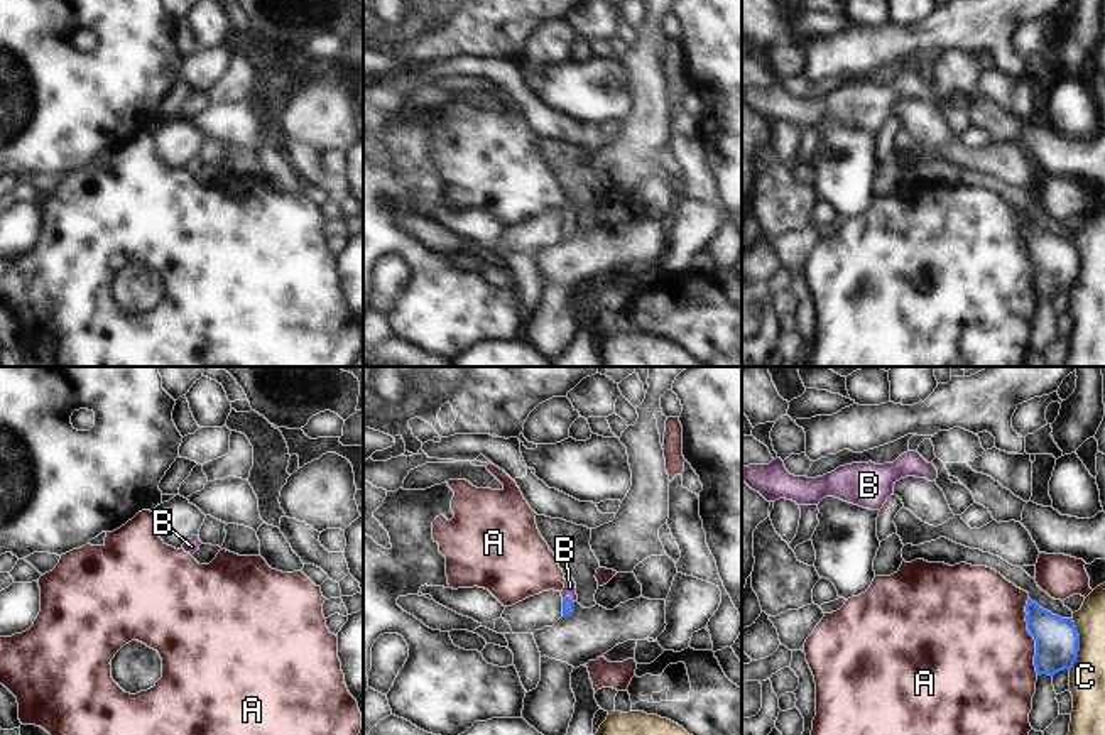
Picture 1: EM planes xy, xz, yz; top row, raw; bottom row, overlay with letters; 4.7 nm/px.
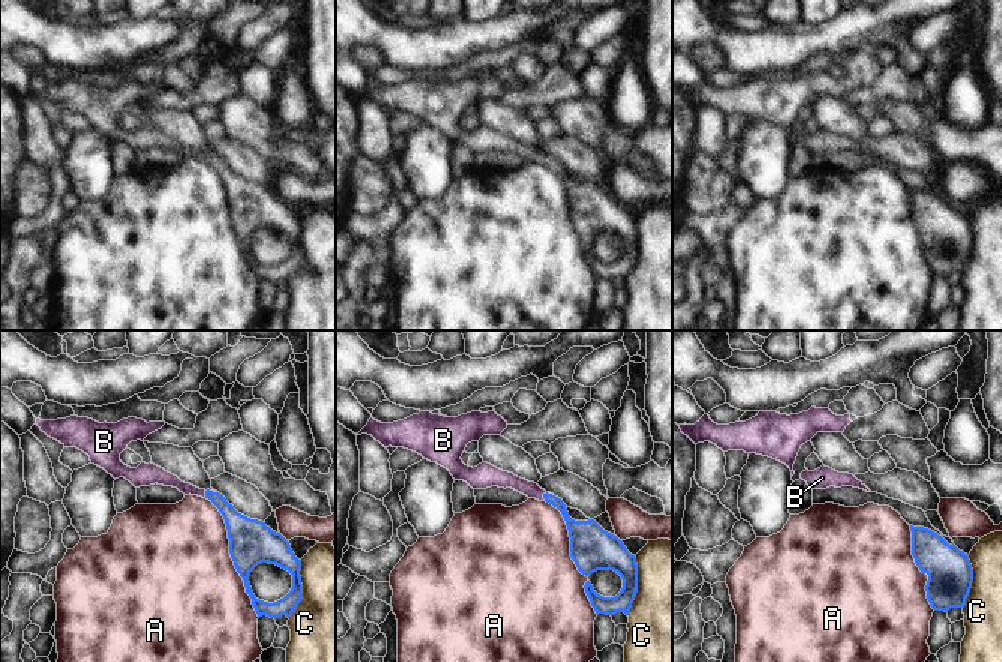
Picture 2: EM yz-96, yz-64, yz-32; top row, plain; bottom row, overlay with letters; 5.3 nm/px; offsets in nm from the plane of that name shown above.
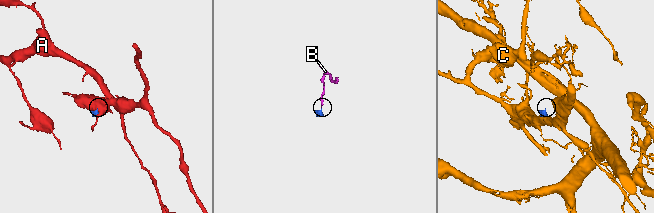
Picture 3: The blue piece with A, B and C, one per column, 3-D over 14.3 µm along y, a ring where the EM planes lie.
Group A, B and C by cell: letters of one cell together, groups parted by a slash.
A / B / C

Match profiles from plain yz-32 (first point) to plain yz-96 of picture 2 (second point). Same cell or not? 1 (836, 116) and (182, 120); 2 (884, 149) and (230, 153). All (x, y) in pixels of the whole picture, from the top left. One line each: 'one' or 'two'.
1: one
2: one

